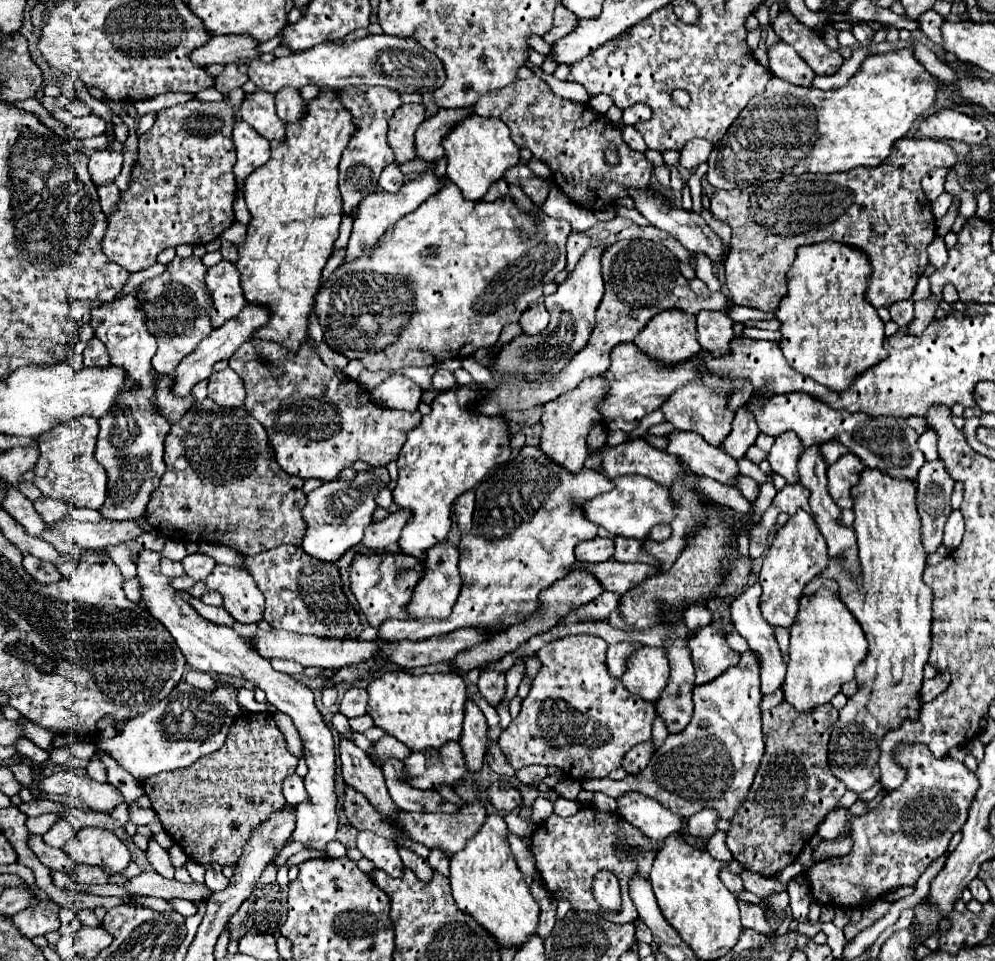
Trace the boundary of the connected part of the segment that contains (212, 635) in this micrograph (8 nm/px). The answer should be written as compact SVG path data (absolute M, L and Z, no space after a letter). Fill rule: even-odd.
M143 550L137 556L137 578L141 584L141 596L145 602L147 612L157 618L175 638L177 646L181 648L183 656L187 658L187 664L193 670L201 672L217 672L217 674L229 674L237 678L245 678L253 682L257 688L261 688L267 694L267 702L277 706L281 712L289 714L305 748L305 760L309 766L309 772L305 776L305 788L309 798L301 804L297 804L297 828L293 832L293 842L305 844L305 848L313 850L325 850L325 844L335 840L337 834L337 794L335 794L335 748L333 748L333 734L323 722L321 712L315 706L315 696L309 686L305 686L301 680L275 672L263 656L259 656L251 642L237 630L229 626L221 626L215 622L205 620L197 614L197 610L179 598L177 590L171 588L169 578L161 576L159 572L159 558L161 554L153 550Z

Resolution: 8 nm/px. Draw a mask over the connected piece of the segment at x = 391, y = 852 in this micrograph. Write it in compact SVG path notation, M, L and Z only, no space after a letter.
M359 832L357 848L379 870L385 870L393 878L401 878L403 876L405 868L403 868L403 862L399 858L397 844L393 844L393 840L377 836L373 832Z

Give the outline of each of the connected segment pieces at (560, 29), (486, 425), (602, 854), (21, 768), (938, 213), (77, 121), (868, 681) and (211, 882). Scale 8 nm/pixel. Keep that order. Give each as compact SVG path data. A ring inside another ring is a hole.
M557 6L555 8L555 22L553 28L543 36L543 40L547 44L555 44L561 36L565 36L565 32L569 32L569 28L573 28L573 24L577 24L577 16L573 16L573 12L569 12L565 6Z
M477 384L457 386L439 394L431 404L431 412L407 434L401 448L393 502L397 508L409 510L411 518L397 544L403 554L415 556L417 560L425 560L427 548L447 538L453 500L461 492L475 488L491 468L507 462L511 456L509 428L505 420L499 416L477 416L477 412L469 412L469 404L477 400L479 394L481 388Z
M581 808L575 816L561 818L557 814L551 814L531 836L531 848L533 856L537 860L537 870L549 890L549 894L557 900L571 900L573 908L577 910L593 910L593 912L605 912L605 918L615 922L615 924L625 924L637 918L637 910L629 898L627 892L627 882L637 870L637 862L633 858L623 858L621 852L617 850L619 842L625 844L635 844L643 850L657 850L657 844L649 844L637 828L625 824L623 818L607 812L599 812L595 808ZM607 870L613 872L615 876L621 878L621 892L623 892L623 902L619 912L609 912L603 910L595 898L593 898L593 886L591 882L595 880L597 872Z
M9 764L9 770L13 772L13 776L19 780L21 786L29 788L31 782L33 782L33 774L31 774L31 768L27 764Z
M943 192L935 202L933 202L933 214L935 214L935 218L939 220L939 218L943 218L945 214L947 214L947 210L949 210L949 206L951 206L951 196L947 194L947 192Z
M95 114L80 118L73 116L69 124L62 123L71 130L75 138L91 138L91 136L99 136L105 132L105 120Z
M865 468L861 472L859 484L853 488L855 498L855 522L853 530L857 536L857 558L861 564L861 584L853 580L842 568L839 562L829 564L825 572L818 577L833 578L839 582L841 602L849 608L855 620L861 624L865 638L869 642L869 652L865 660L855 670L857 694L847 700L847 704L839 710L839 730L831 732L829 740L829 768L835 778L839 778L847 790L865 792L879 782L879 744L883 736L903 724L903 720L917 720L919 718L919 692L923 682L923 668L929 660L931 648L931 588L921 580L925 570L925 552L921 548L921 520L915 508L915 484L909 480L893 480L891 476Z
M209 868L205 872L205 886L211 890L211 892L219 892L221 888L227 888L229 880L223 876L223 872L217 872L213 868Z

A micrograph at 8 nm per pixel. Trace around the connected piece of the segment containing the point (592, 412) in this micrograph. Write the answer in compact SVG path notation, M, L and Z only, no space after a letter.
M595 376L593 380L585 380L581 388L575 388L573 392L561 394L557 400L551 400L549 404L543 406L543 416L541 416L541 444L539 448L559 466L567 468L571 474L577 474L583 470L583 462L589 454L587 450L587 432L595 426L601 424L601 414L597 412L599 400L603 400L605 390L609 390L609 384L605 384L603 376Z

